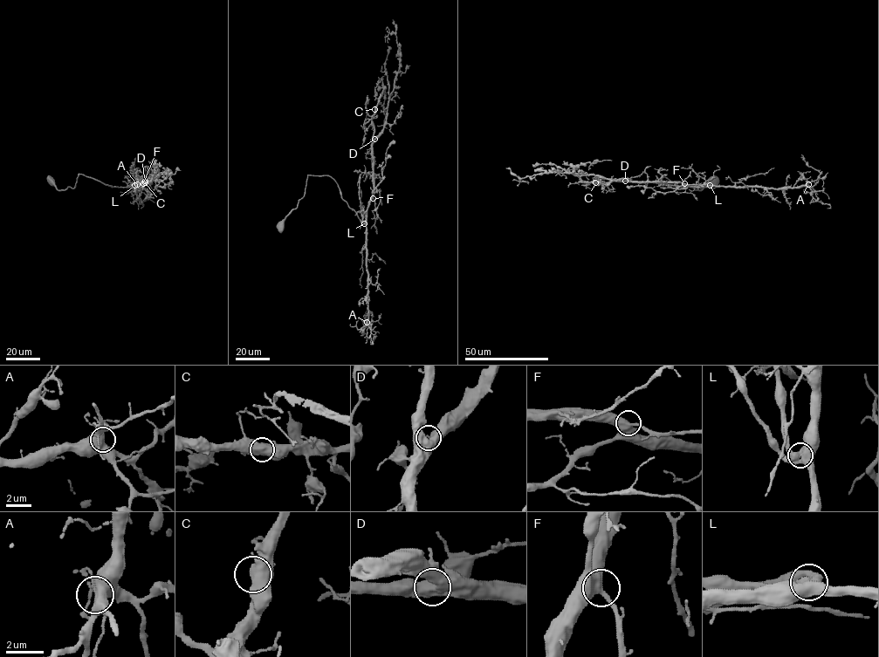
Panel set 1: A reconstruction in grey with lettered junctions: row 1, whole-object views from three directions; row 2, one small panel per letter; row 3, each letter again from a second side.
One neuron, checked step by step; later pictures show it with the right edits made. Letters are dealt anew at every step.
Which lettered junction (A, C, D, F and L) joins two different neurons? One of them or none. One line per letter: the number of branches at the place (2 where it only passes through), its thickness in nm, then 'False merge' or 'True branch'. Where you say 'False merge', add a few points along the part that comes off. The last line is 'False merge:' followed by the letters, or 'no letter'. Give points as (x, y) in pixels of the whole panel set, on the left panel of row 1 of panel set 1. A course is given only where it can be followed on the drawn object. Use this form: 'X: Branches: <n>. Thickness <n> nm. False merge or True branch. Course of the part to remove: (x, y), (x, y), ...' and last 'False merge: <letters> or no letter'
A: Branches: 3. Thickness 440 nm. True branch
C: Branches: 3. Thickness 480 nm. True branch
D: Branches: 3. Thickness 500 nm. True branch
F: Branches: 3. Thickness 440 nm. True branch
L: Branches: 3. Thickness 500 nm. True branch
False merge: no letter

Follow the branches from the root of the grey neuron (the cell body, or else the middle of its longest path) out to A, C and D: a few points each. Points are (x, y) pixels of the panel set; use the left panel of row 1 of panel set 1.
A: (51, 181), (58, 190), (73, 188), (79, 174), (112, 187), (134, 184), (138, 188), (137, 184)
C: (51, 181), (58, 190), (73, 188), (79, 174), (112, 187), (139, 186), (142, 181), (145, 182)
D: (51, 181), (62, 190), (68, 187), (73, 188), (79, 174), (112, 187), (139, 186), (145, 181)

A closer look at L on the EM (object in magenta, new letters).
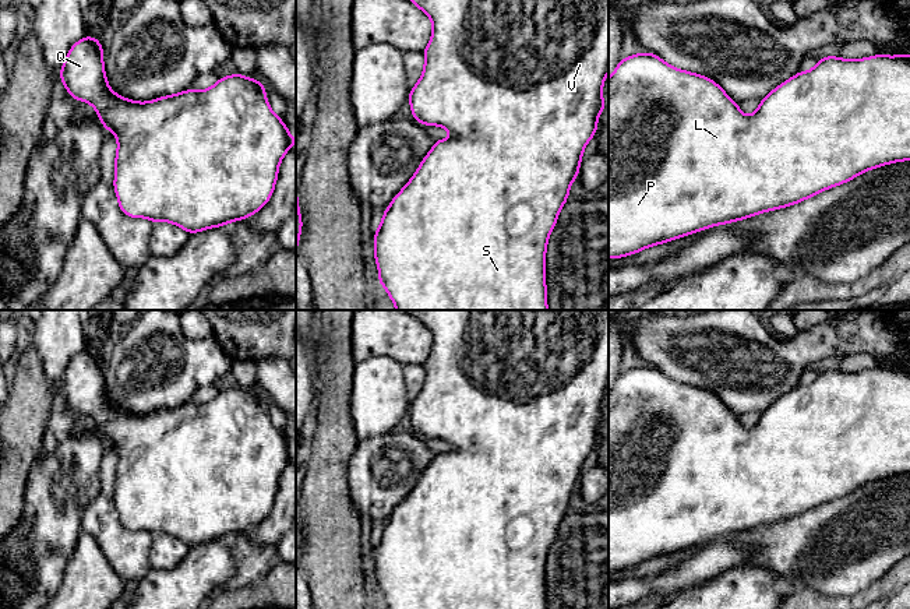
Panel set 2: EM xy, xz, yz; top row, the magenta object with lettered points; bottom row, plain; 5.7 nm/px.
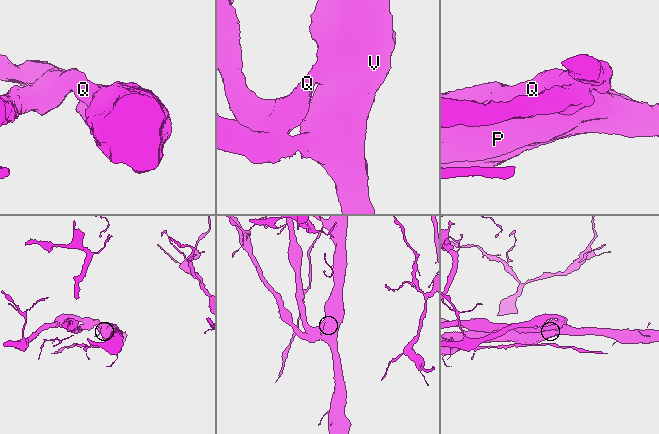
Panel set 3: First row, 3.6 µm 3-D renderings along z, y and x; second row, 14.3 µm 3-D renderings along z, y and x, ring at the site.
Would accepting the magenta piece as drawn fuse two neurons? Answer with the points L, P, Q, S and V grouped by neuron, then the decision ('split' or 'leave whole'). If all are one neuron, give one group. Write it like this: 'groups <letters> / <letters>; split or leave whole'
groups L P Q S V; leave whole

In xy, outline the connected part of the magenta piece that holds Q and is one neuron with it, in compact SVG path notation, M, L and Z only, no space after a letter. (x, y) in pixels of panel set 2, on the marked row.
M85 36L71 46L59 75L68 95L91 103L106 131L116 134L113 189L121 212L131 218L148 218L154 223L166 221L190 235L246 219L269 201L279 163L296 144L283 120L272 112L261 81L239 73L219 78L208 89L184 89L151 102L135 102L110 89L103 67L103 46L96 36Z

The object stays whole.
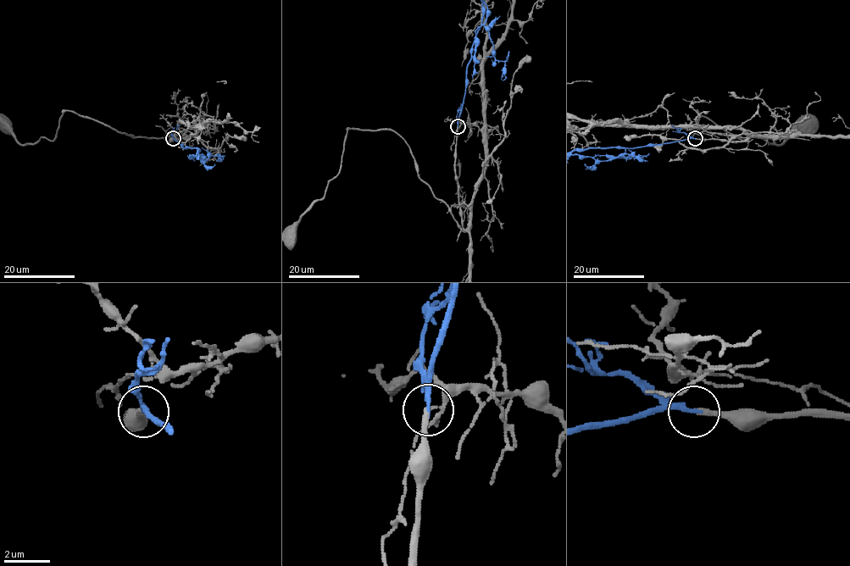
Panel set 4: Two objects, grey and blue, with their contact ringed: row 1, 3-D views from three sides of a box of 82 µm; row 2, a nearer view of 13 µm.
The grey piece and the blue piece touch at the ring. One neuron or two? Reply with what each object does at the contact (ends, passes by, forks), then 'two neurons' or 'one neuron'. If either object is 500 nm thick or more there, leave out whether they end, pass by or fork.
grey passes by | blue ends | one neuron

